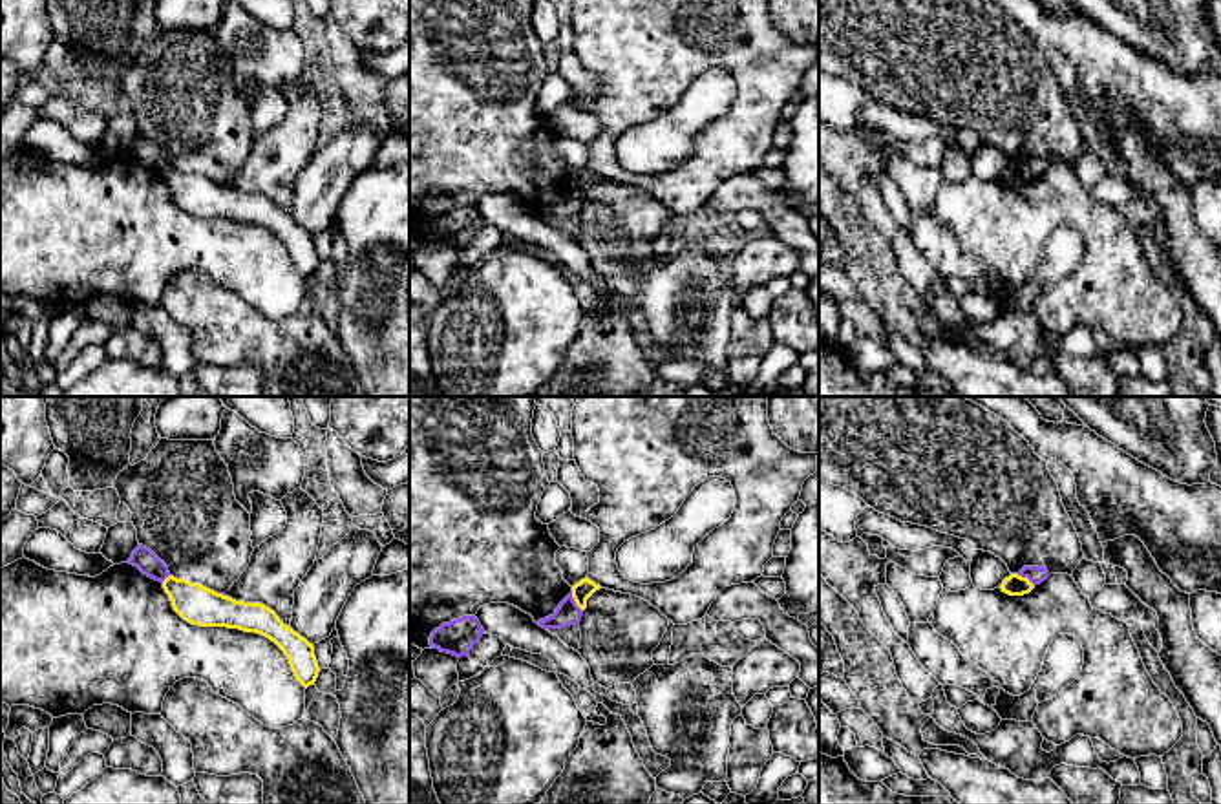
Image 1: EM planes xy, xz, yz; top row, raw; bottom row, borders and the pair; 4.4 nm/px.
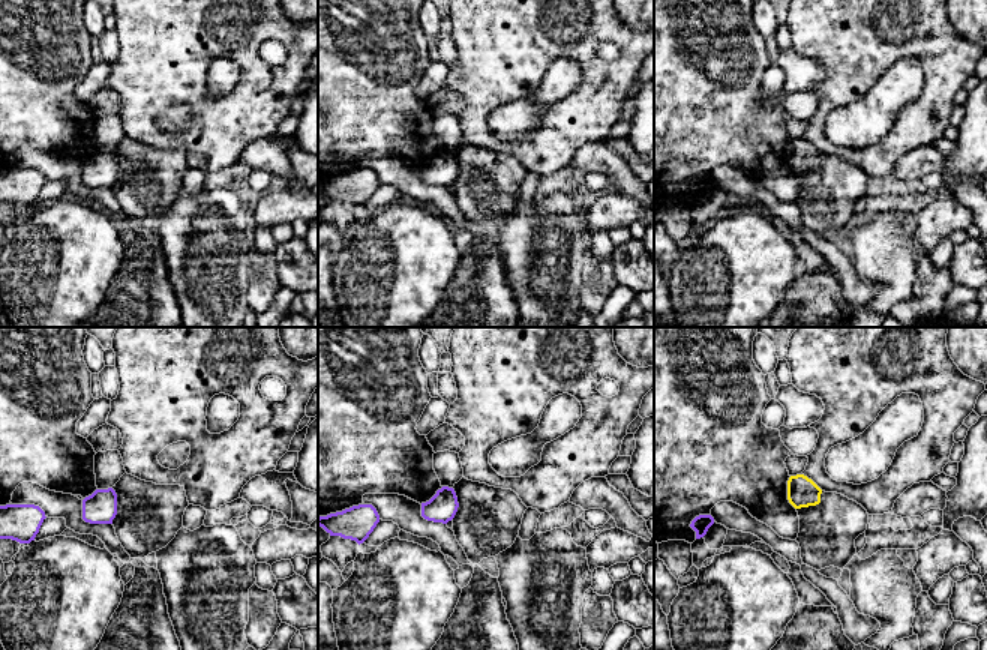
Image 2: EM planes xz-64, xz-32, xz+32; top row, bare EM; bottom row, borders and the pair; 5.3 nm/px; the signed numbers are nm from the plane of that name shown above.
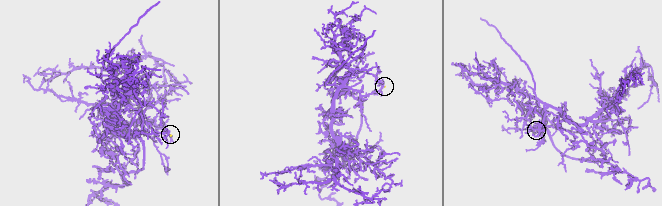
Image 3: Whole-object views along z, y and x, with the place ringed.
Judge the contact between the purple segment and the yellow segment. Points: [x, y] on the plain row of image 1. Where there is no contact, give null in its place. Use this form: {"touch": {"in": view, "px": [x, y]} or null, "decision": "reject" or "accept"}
{"touch": {"in": "xz", "px": [574, 192]}, "decision": "reject"}

